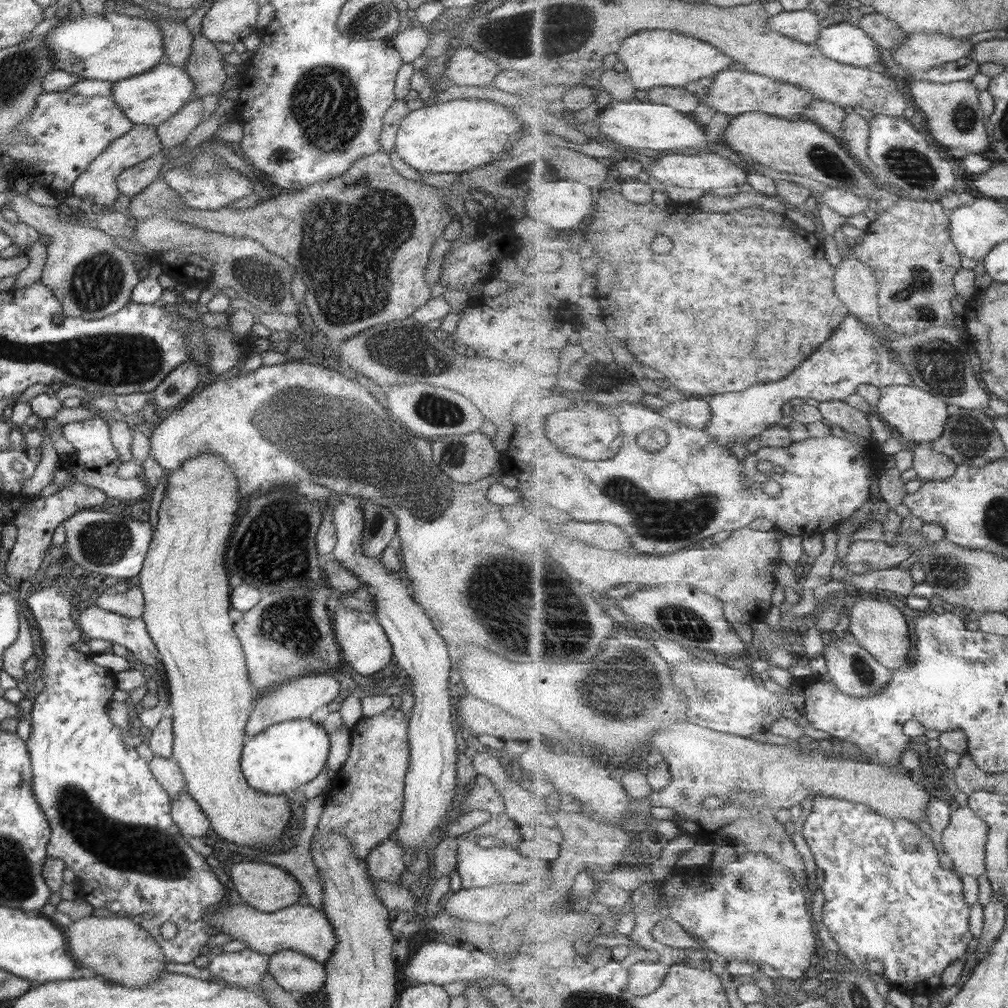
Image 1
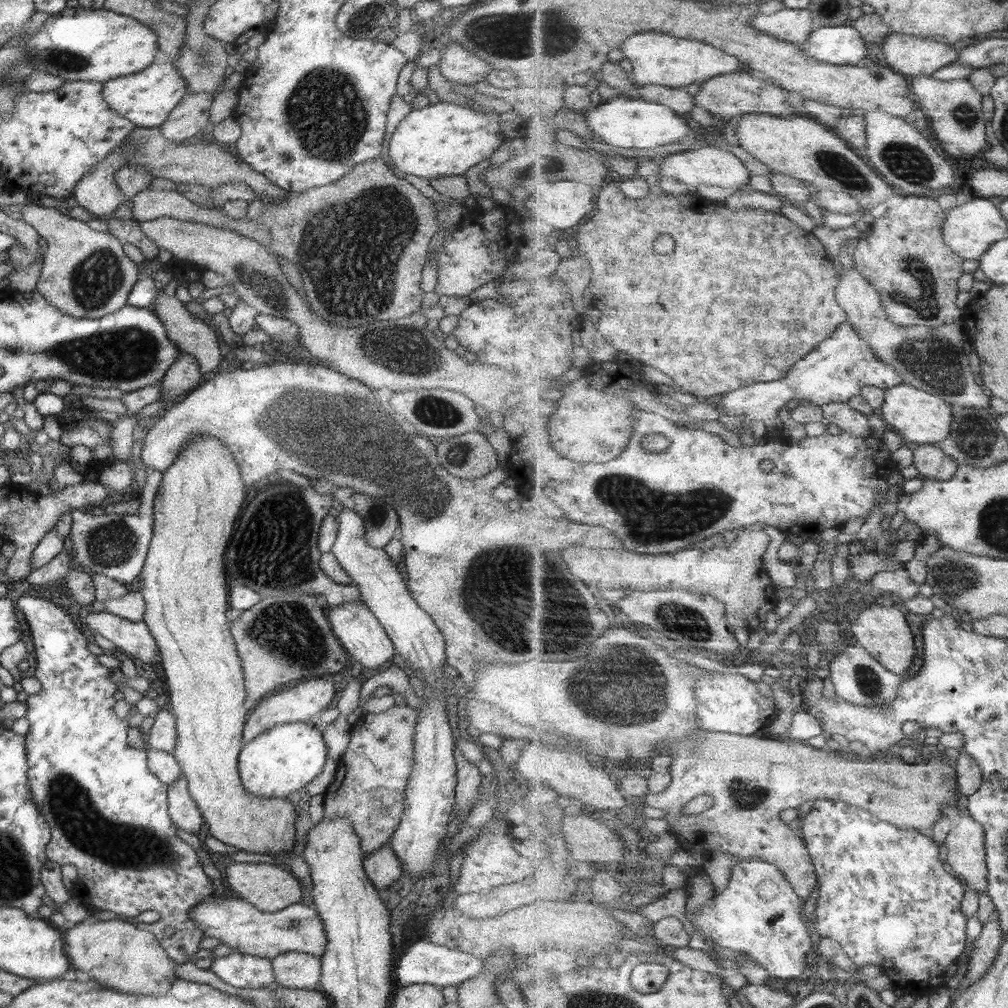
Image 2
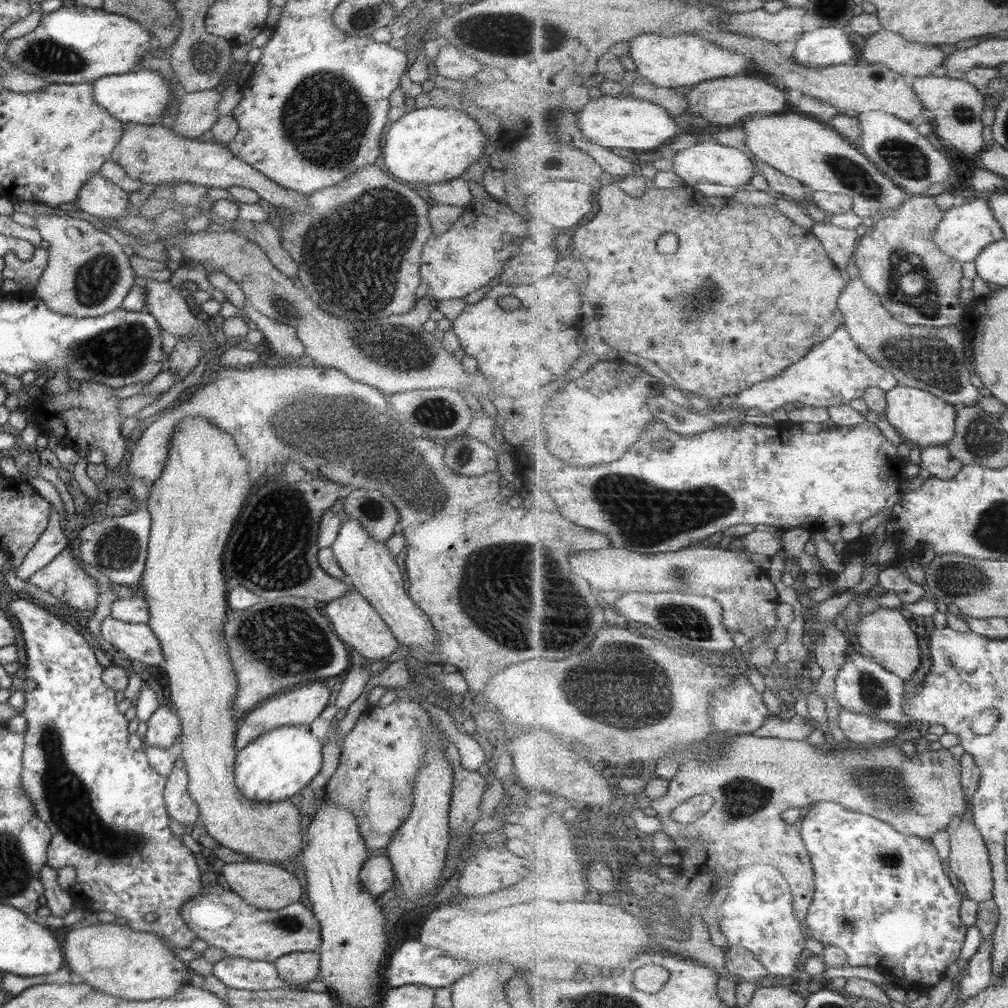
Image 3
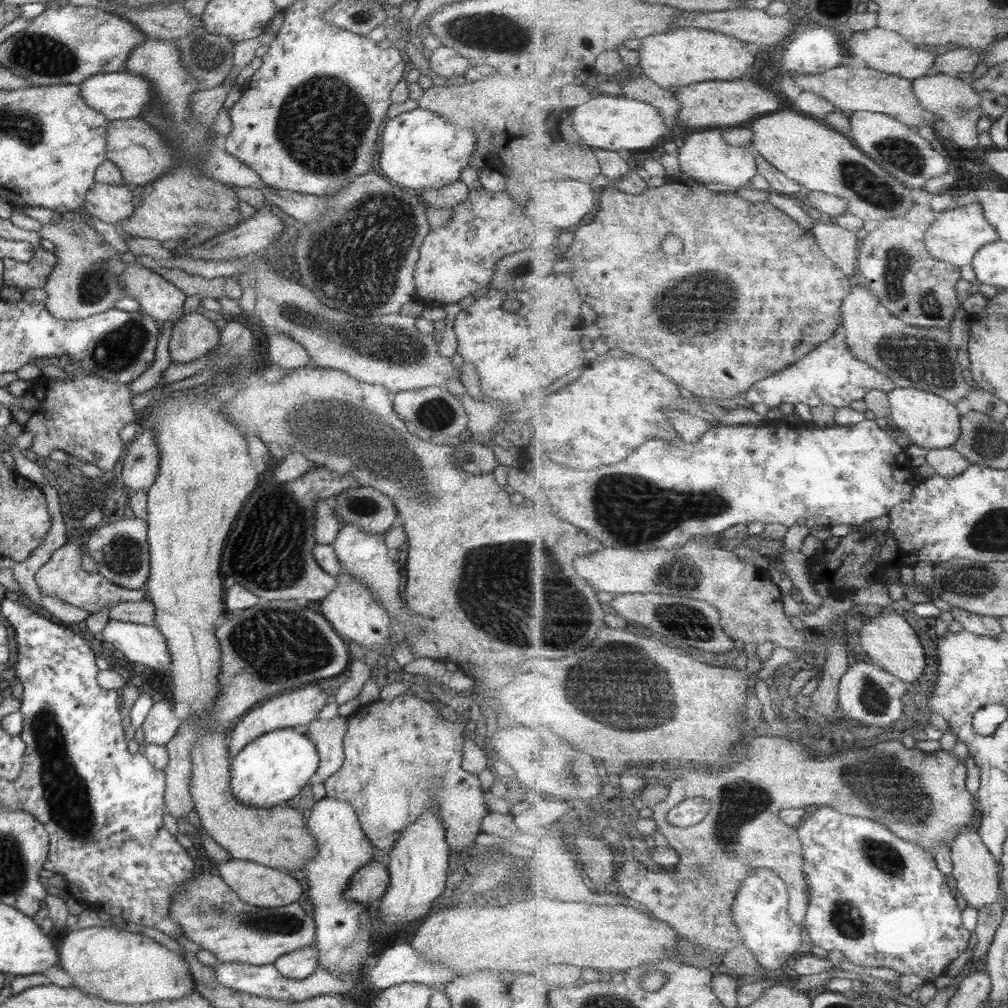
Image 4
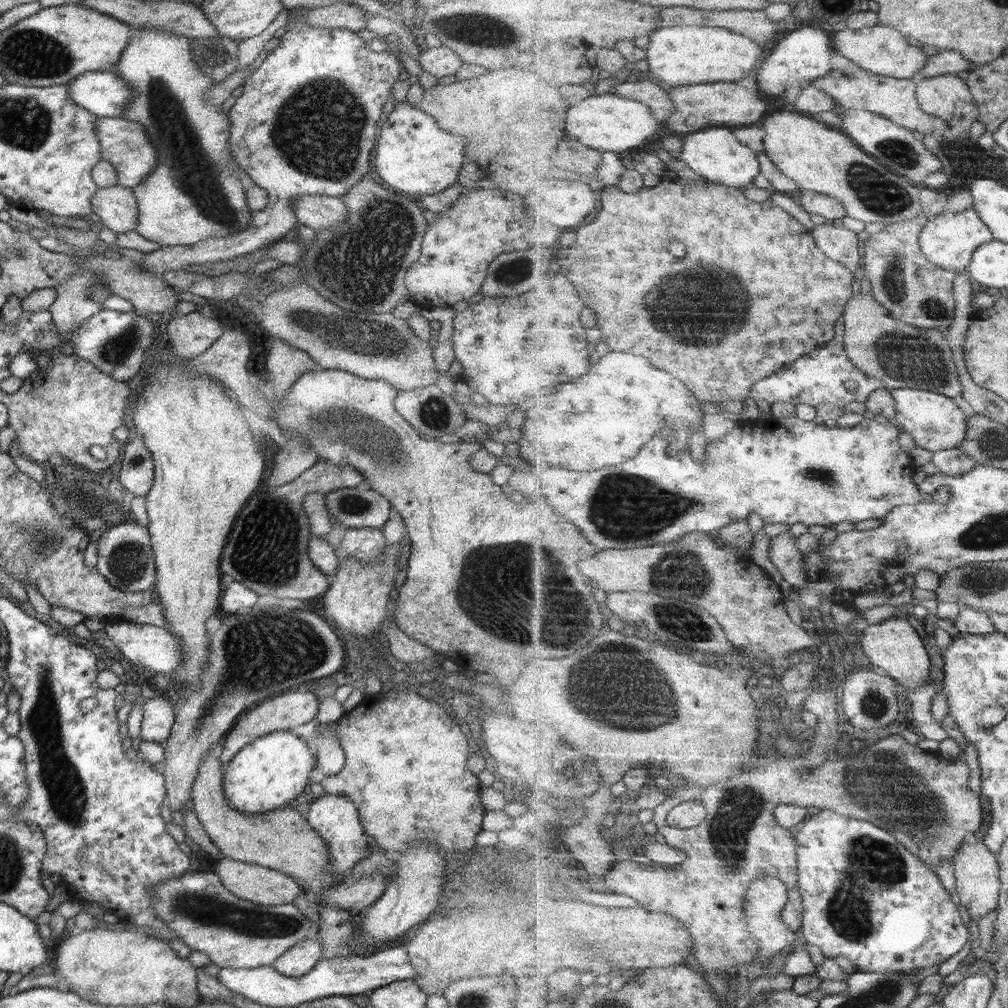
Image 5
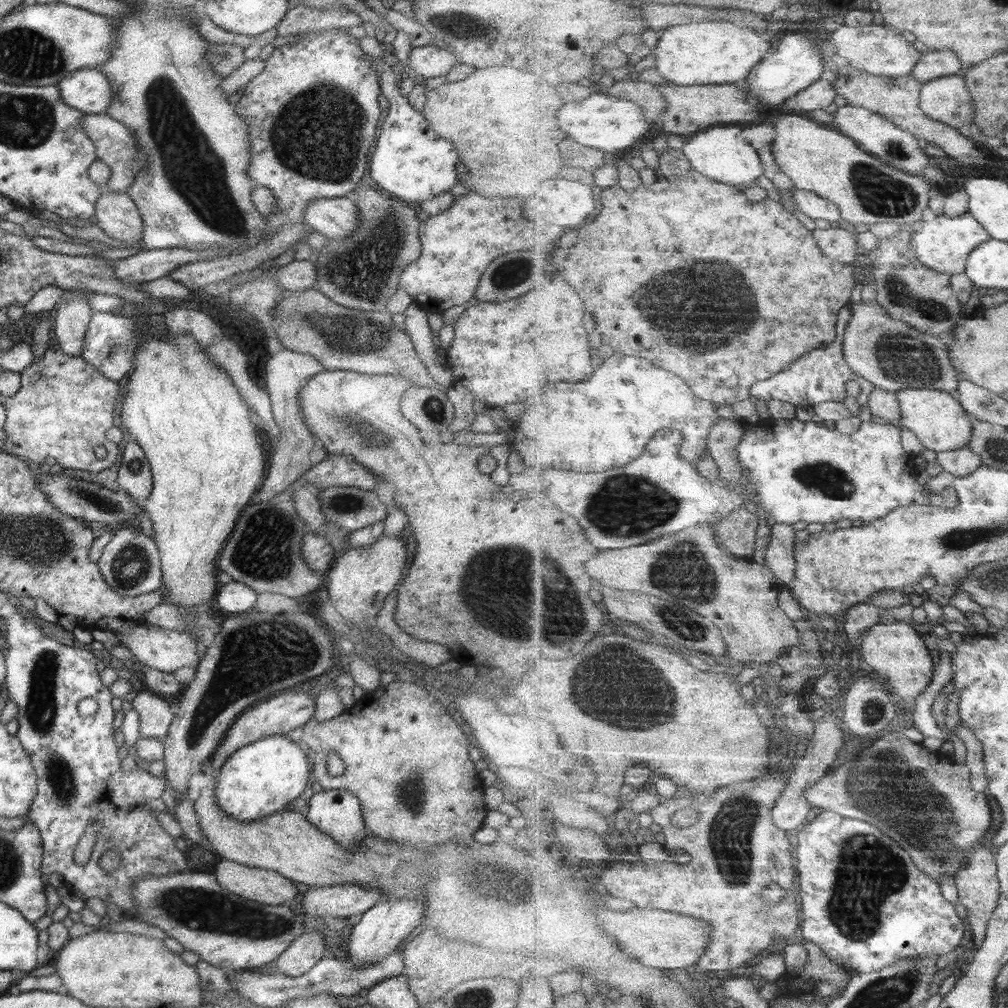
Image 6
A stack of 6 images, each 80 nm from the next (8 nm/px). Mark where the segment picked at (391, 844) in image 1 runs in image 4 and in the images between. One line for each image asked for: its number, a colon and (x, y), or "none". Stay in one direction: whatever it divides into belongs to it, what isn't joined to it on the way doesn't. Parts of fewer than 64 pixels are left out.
2: (381, 868)
3: (376, 876)
4: (368, 883)

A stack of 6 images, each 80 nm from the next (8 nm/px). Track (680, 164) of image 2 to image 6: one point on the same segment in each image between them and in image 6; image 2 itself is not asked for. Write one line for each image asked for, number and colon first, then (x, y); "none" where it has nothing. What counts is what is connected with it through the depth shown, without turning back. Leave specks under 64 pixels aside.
3: (707, 161)
4: (707, 157)
5: (717, 154)
6: (723, 154)

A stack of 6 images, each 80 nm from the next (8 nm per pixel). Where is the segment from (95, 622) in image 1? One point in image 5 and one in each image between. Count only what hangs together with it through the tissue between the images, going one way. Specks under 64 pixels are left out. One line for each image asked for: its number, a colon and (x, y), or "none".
2: (133, 638)
3: (137, 641)
4: (139, 643)
5: (155, 648)

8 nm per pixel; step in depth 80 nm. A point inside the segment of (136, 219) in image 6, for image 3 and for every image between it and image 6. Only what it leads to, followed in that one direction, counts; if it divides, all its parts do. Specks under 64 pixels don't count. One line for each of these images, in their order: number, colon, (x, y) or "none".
3: (98, 197)
4: (108, 203)
5: (116, 207)

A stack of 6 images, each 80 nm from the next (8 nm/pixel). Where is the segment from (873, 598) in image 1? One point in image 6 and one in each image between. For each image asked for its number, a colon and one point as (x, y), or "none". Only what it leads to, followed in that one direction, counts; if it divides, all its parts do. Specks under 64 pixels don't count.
2: (882, 631)
3: (884, 634)
4: (889, 641)
5: (893, 646)
6: (893, 650)

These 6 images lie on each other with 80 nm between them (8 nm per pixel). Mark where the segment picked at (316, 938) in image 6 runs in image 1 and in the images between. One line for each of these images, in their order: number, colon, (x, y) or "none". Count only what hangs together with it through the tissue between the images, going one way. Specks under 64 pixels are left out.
1: (294, 972)
2: (295, 970)
3: (296, 967)
4: (297, 964)
5: (295, 961)

